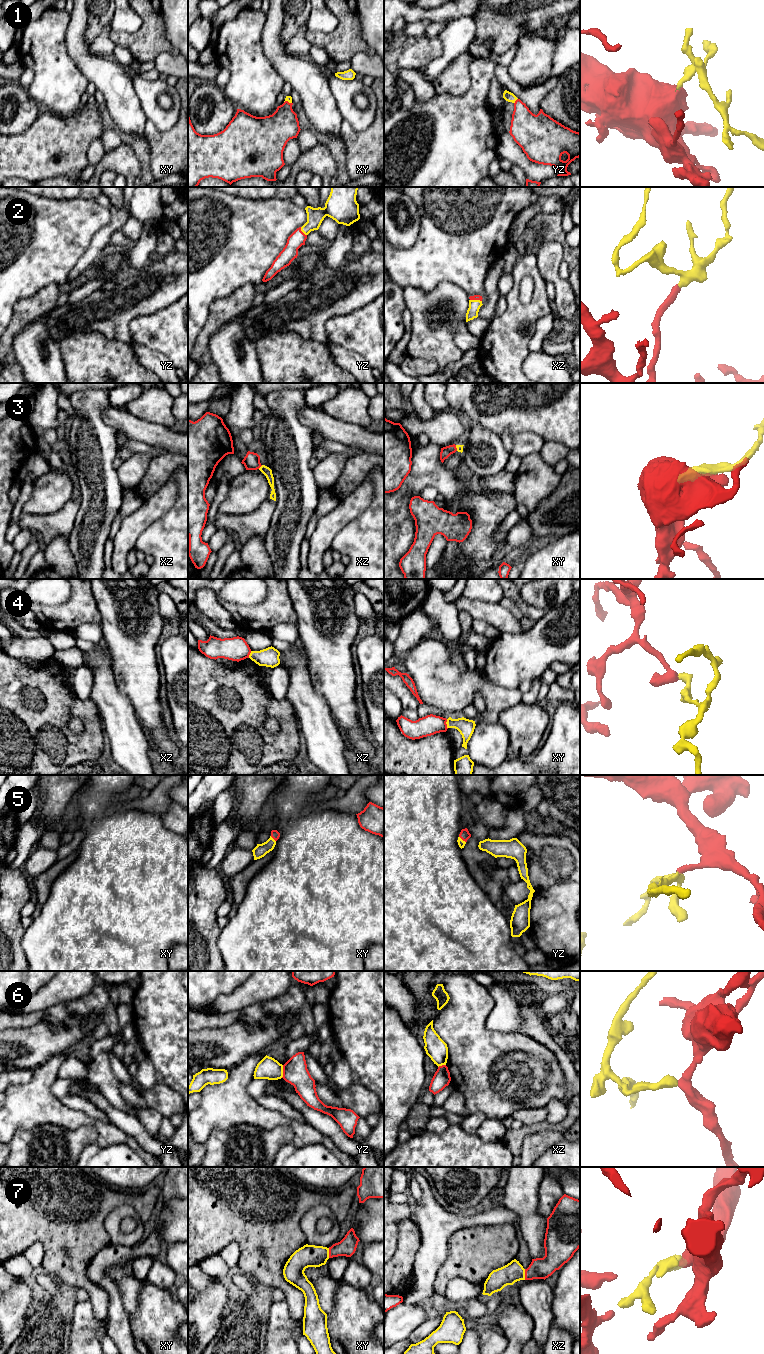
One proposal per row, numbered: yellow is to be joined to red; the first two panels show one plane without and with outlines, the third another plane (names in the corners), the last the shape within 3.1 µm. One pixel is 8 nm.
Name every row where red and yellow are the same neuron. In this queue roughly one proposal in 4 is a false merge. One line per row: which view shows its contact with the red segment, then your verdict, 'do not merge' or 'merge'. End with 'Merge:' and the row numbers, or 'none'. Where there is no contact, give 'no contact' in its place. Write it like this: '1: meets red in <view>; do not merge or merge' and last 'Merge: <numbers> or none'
1: meets red in yz; merge
2: meets red in yz; merge
3: meets red in xz; merge
4: meets red in xy; do not merge
5: meets red in yz; merge
6: meets red in yz; do not merge
7: meets red in xz; merge
Merge: 1, 2, 3, 5, 7

